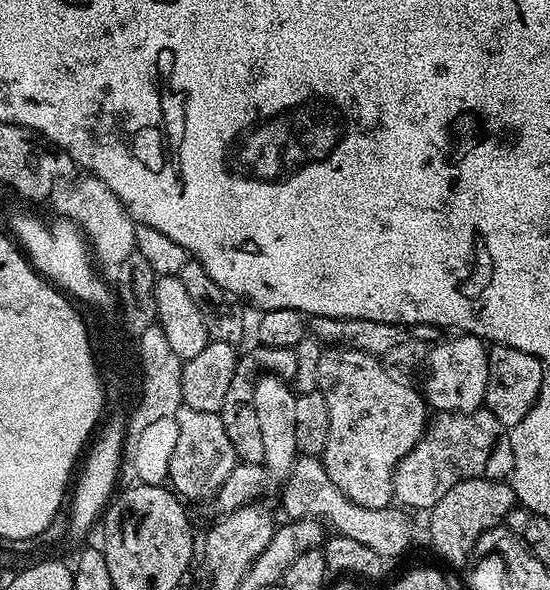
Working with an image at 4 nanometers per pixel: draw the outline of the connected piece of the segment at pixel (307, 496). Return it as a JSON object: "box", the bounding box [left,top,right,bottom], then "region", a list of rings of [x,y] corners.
{"box":[284,456,412,558],"region":[[[300,456],[294,466],[294,479],[284,492],[284,506],[292,520],[306,520],[318,516],[336,526],[335,531],[342,536],[354,538],[354,542],[362,542],[362,546],[370,546],[378,555],[391,558],[400,556],[408,548],[412,540],[412,524],[408,521],[409,513],[400,506],[386,508],[367,508],[358,506],[334,482],[330,482],[330,474],[326,474],[323,459],[315,456]]]}

